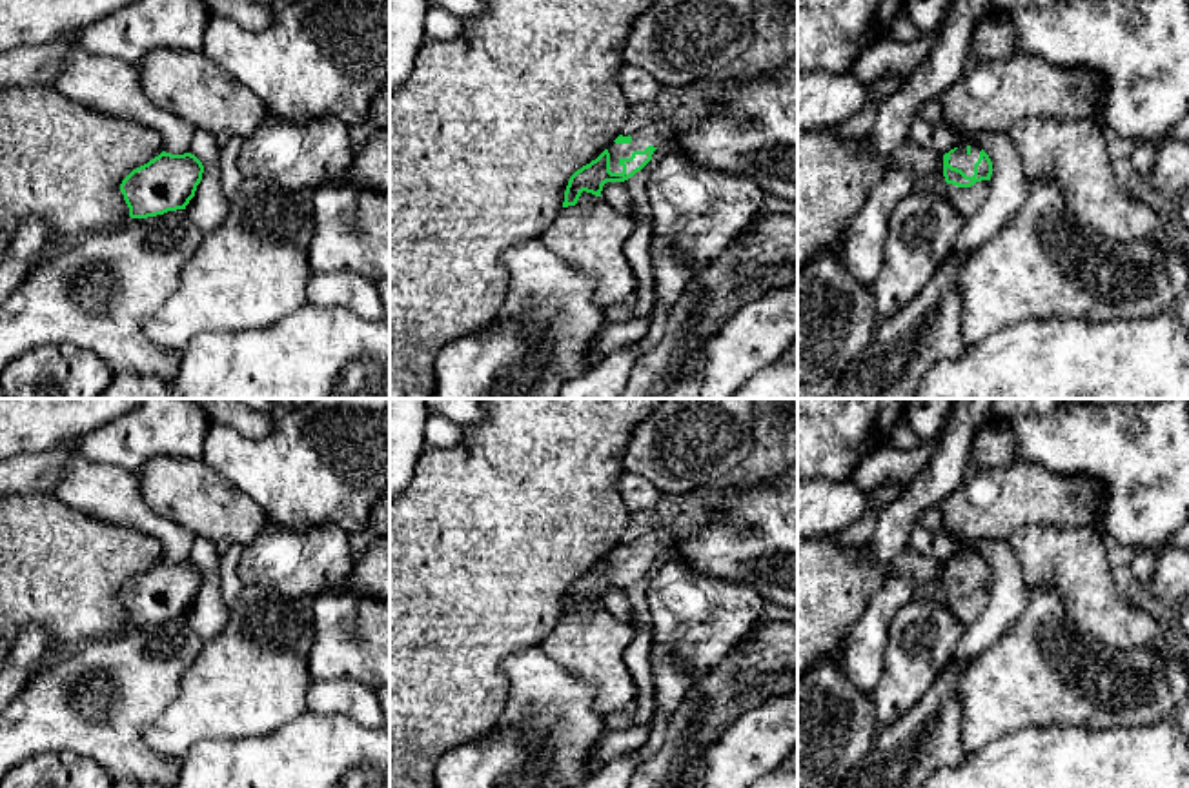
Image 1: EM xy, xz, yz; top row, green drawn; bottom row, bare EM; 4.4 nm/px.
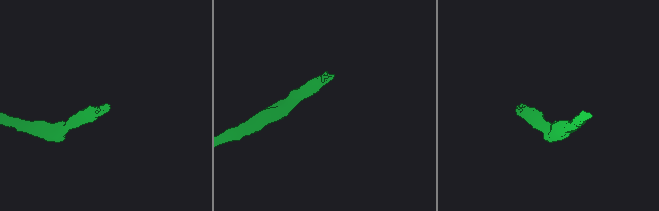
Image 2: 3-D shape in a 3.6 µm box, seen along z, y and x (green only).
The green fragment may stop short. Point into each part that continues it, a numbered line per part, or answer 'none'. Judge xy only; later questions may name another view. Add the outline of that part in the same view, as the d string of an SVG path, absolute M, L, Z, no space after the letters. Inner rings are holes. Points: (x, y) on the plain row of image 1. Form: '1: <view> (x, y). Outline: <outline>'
none

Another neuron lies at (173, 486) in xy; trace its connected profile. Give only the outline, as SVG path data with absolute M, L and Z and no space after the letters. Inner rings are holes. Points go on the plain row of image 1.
M160 455L135 471L144 500L198 539L248 546L268 528L264 510L202 459Z

